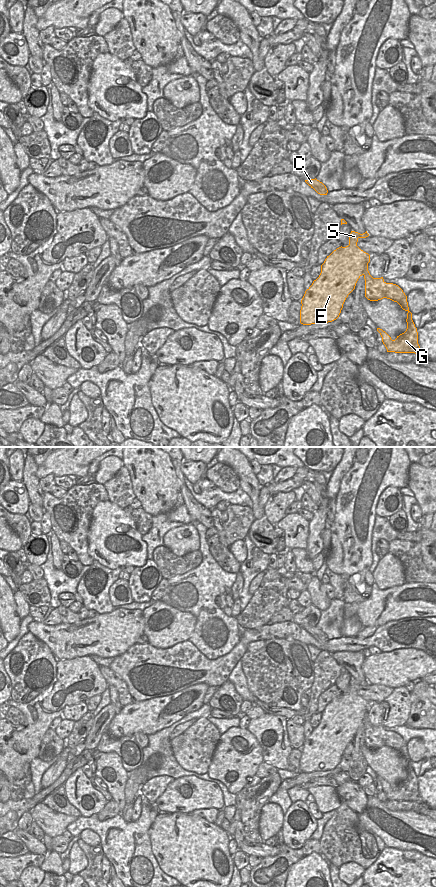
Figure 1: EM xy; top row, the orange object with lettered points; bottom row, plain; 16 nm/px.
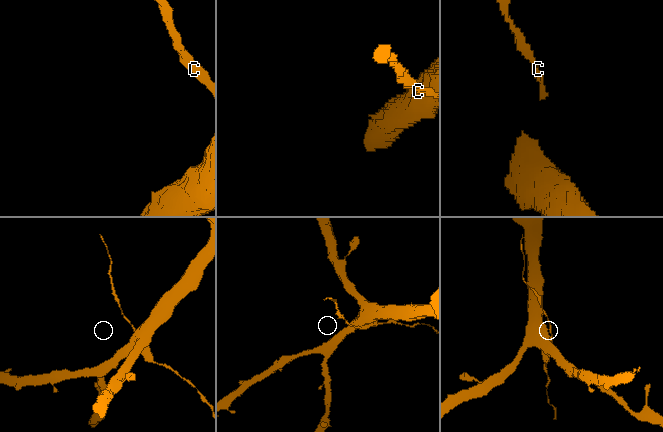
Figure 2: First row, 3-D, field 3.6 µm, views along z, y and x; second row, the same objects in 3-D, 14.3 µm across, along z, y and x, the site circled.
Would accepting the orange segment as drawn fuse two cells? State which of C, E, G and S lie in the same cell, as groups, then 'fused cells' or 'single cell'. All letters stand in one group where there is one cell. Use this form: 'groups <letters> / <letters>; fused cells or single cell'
groups C G / E S; fused cells

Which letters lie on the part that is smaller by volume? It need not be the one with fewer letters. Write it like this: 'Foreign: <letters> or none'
Foreign: C, G.

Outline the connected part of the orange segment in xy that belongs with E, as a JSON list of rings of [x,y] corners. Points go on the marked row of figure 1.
[[[351,231],[349,245],[346,247],[341,246],[327,256],[321,265],[319,277],[305,291],[301,300],[301,324],[328,323],[339,317],[346,298],[355,289],[358,279],[364,275],[365,268],[370,262],[370,255],[357,246],[359,238],[366,238],[368,236],[367,231],[363,234]]]

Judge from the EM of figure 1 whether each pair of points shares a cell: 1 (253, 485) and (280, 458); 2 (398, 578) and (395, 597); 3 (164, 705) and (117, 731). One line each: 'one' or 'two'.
1: two
2: two
3: one

